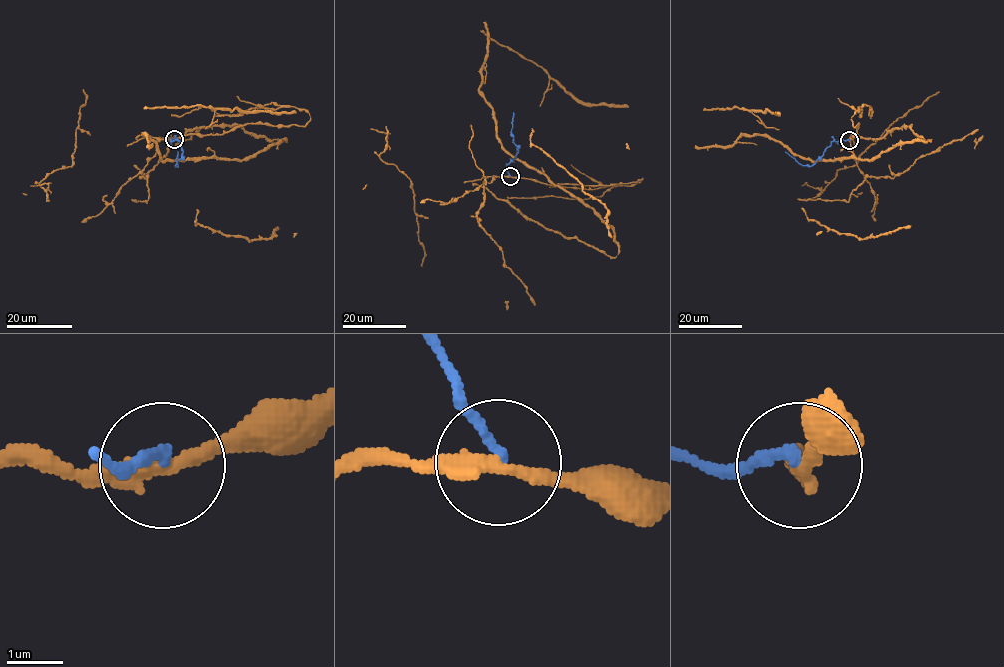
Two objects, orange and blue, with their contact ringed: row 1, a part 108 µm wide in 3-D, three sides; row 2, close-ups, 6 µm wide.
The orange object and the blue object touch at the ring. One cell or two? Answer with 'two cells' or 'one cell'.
two cells

